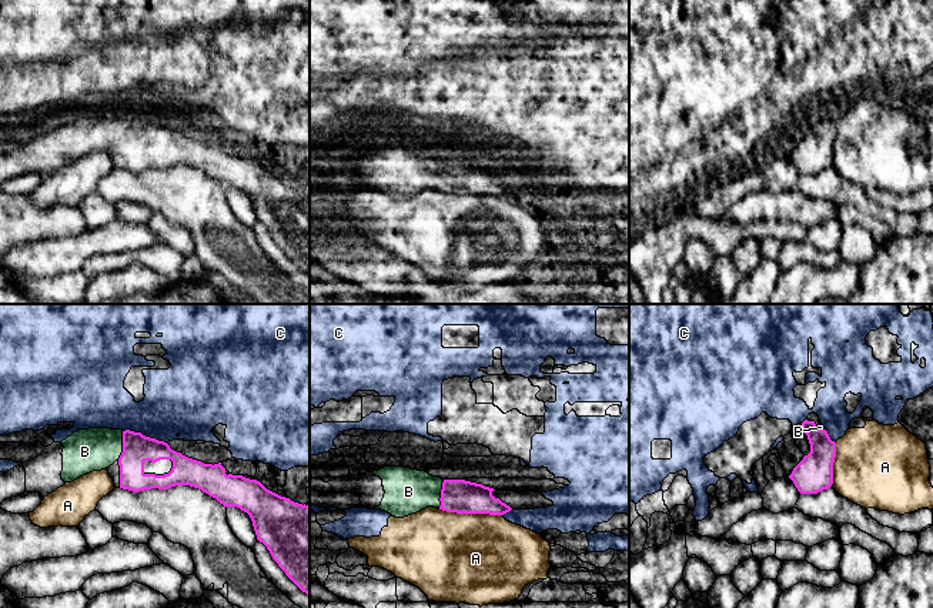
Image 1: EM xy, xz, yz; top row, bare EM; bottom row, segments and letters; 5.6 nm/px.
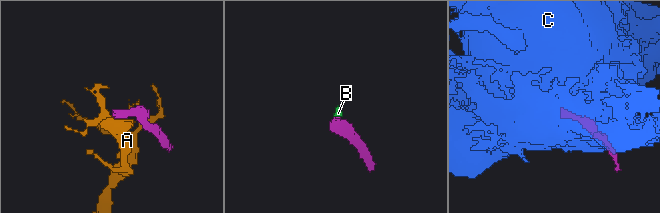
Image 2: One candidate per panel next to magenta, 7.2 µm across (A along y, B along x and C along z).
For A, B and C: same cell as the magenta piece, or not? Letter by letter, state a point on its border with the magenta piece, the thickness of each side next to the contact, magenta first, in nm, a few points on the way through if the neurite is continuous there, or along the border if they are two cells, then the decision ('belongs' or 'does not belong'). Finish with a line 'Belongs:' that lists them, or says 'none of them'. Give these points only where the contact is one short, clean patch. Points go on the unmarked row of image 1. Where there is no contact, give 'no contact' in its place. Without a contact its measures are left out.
A: xz (471, 193) | 190/500 nm | along xz (440, 189), (448, 193), (488, 193), (501, 196) | does not belong
B: xy (123, 126) | 160/240 nm | belongs
C: xy (144, 116) | 160/340 nm | does not belong
Belongs: B

